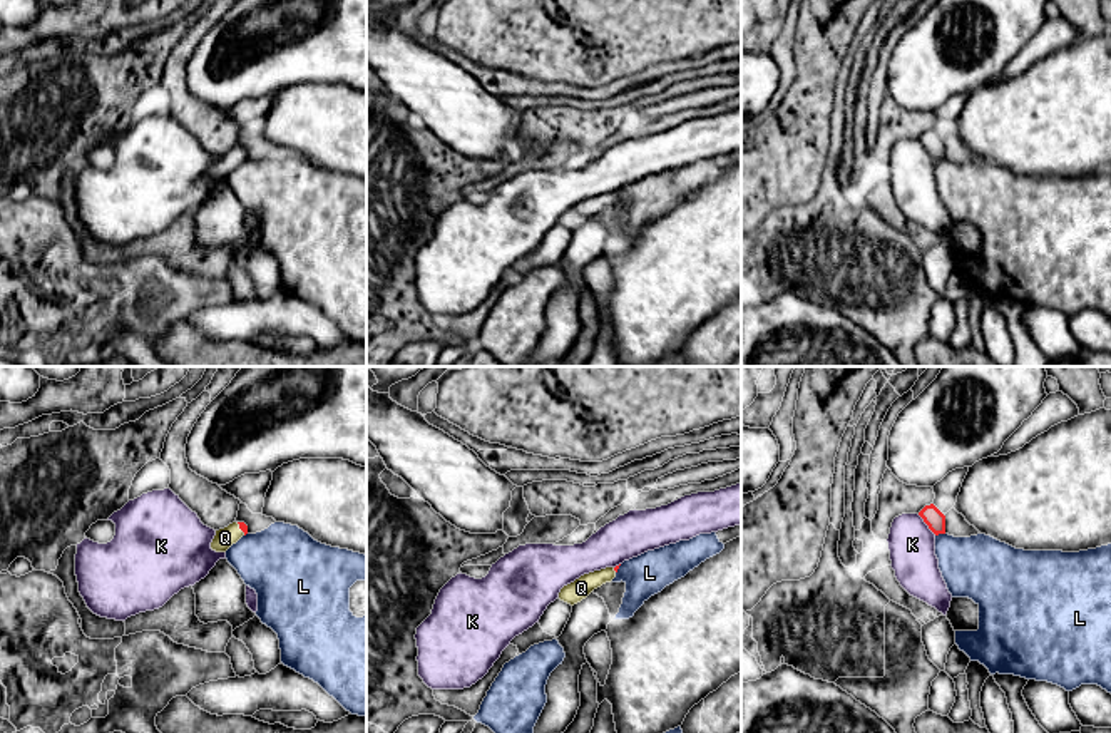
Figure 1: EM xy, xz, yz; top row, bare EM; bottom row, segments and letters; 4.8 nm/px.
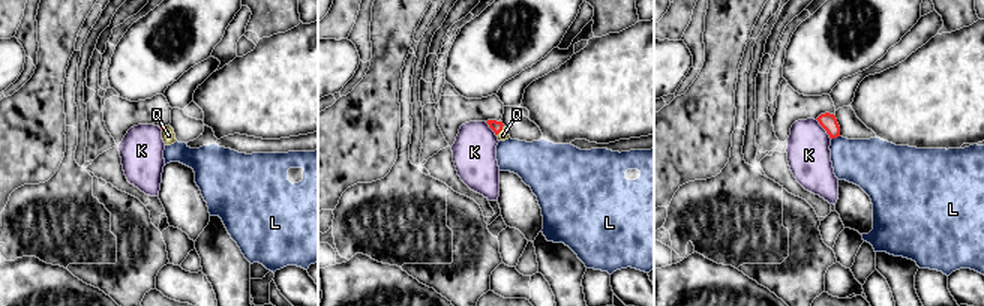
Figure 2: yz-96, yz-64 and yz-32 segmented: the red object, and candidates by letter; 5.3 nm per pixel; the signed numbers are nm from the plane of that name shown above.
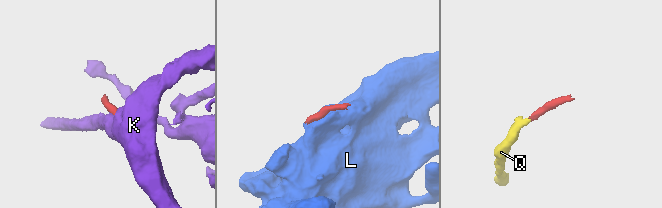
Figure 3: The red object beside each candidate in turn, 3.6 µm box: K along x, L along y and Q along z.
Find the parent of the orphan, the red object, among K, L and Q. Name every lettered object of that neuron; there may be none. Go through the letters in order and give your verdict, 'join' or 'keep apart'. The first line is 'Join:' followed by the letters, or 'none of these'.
Join: Q
K: keep apart
L: keep apart
Q: join

